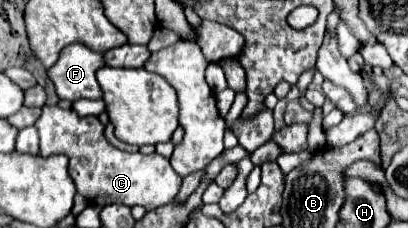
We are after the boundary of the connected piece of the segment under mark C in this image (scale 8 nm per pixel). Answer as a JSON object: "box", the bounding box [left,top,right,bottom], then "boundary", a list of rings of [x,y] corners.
{"box":[34,106,182,210],"boundary":[[[44,106],[42,116],[34,126],[40,134],[40,154],[68,156],[68,172],[74,178],[76,190],[92,204],[138,204],[146,210],[156,210],[164,204],[170,204],[180,190],[182,178],[176,176],[168,158],[160,154],[130,154],[114,148],[104,138],[104,124],[96,116],[78,116],[72,108],[64,110],[60,106]]]}

